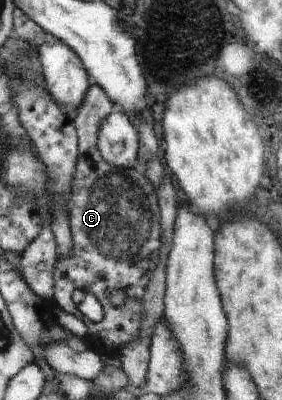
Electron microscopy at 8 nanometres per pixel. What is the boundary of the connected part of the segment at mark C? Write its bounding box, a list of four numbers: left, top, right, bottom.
[53,81,162,357]

